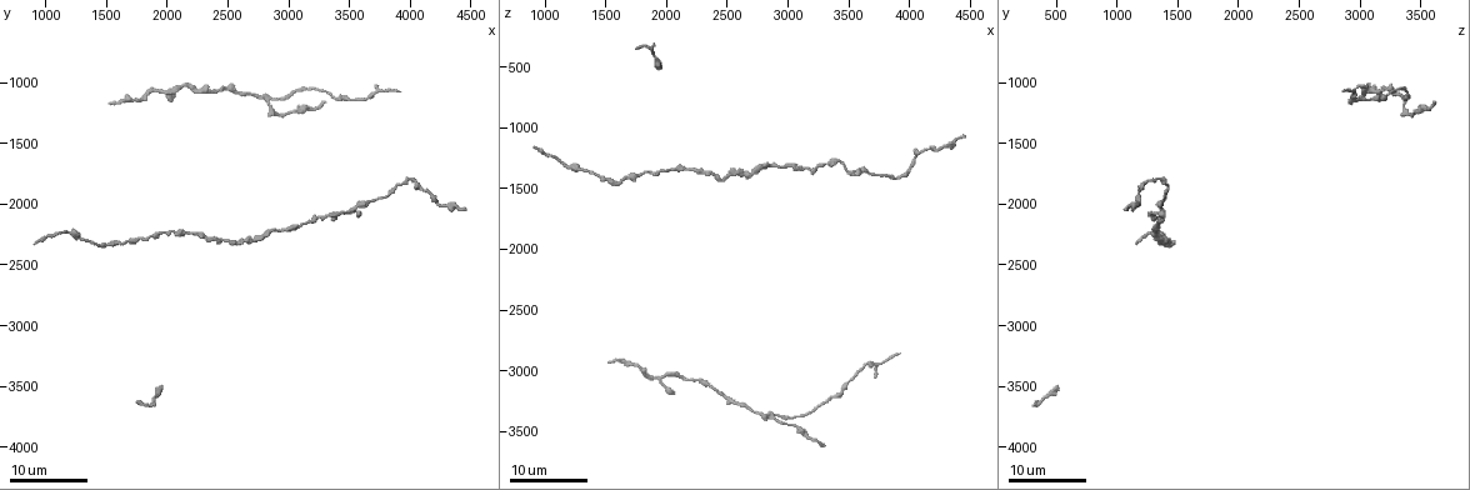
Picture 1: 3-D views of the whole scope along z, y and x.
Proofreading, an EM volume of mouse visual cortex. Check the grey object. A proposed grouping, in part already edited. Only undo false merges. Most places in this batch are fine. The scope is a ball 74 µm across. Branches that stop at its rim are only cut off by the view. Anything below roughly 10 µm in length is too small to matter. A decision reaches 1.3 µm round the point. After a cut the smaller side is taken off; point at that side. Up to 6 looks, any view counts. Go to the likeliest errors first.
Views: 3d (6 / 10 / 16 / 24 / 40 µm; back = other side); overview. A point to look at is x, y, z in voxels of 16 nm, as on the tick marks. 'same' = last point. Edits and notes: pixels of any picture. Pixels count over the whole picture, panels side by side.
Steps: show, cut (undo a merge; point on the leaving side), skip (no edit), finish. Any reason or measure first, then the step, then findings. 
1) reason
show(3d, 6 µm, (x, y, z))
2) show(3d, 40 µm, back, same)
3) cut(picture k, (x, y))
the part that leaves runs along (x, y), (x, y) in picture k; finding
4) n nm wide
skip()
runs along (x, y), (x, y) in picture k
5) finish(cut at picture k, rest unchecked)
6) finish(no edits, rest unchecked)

show(3d, 16 µm, (3880, 1840, 1440))

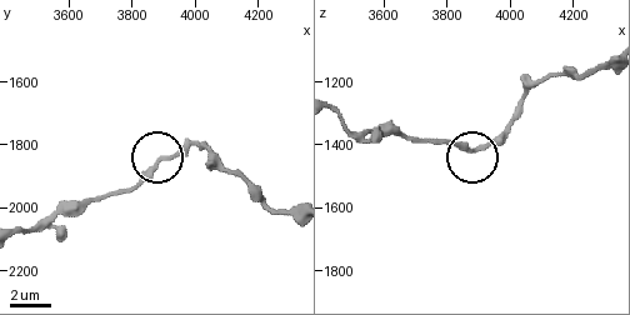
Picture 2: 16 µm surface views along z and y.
show(3d, 6 µm, (3890, 1840, 1420))

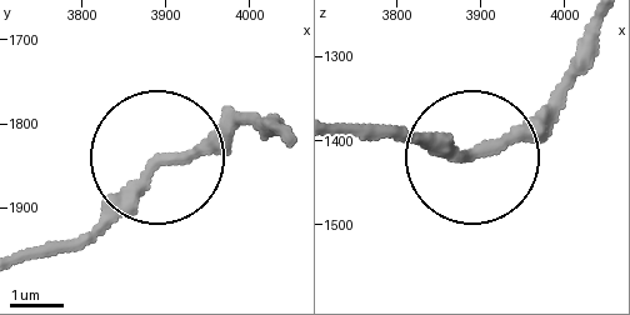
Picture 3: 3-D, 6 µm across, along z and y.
210 nm wide
skip()
runs along (159, 155), (55, 254) in picture 3; continuous, no second cell

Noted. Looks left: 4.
small branch off a trunk
show(3d, 16 µm, (3520, 2060, 1360))

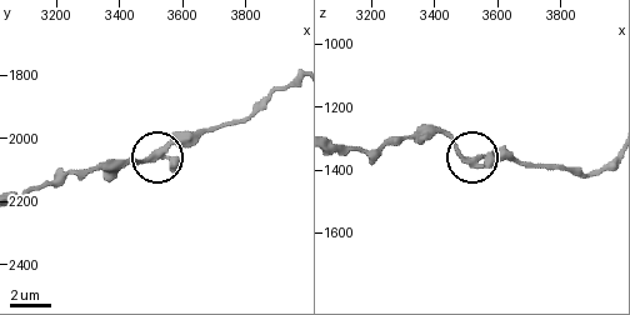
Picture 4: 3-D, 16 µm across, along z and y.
show(3d, 6 µm, (3520, 2050, 1370))

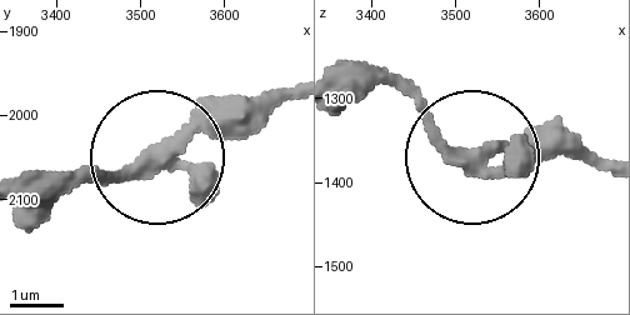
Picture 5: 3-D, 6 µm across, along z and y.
3 arms
skip()
runs along (596, 163), (461, 154), (386, 69) in picture 5; all the same cell

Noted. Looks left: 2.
thin neck
show(3d, 16 µm, (3160, 2160, 1340))

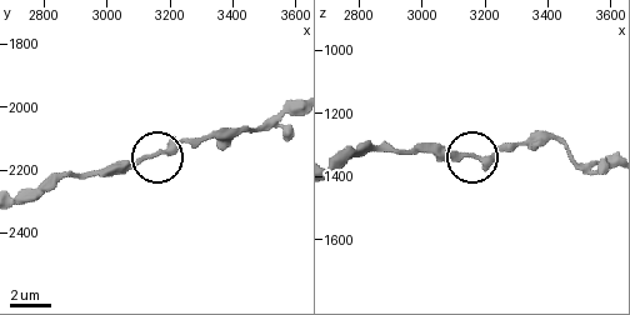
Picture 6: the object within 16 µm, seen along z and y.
show(3d, 6 µm, (3150, 2150, 1340))

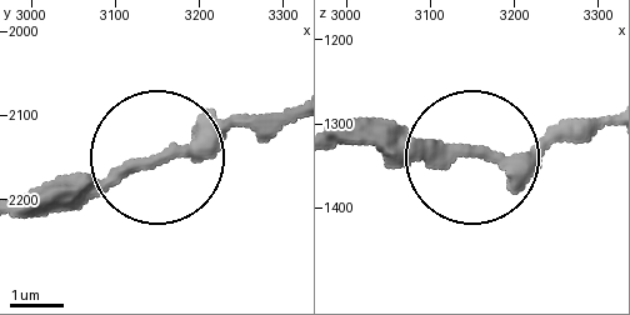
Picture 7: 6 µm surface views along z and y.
300 nm wide
skip()
runs along (598, 121), (504, 158), (343, 144) in picture 7; continuous, no second cell

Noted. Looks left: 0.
finish(no edits, rest unchecked)

